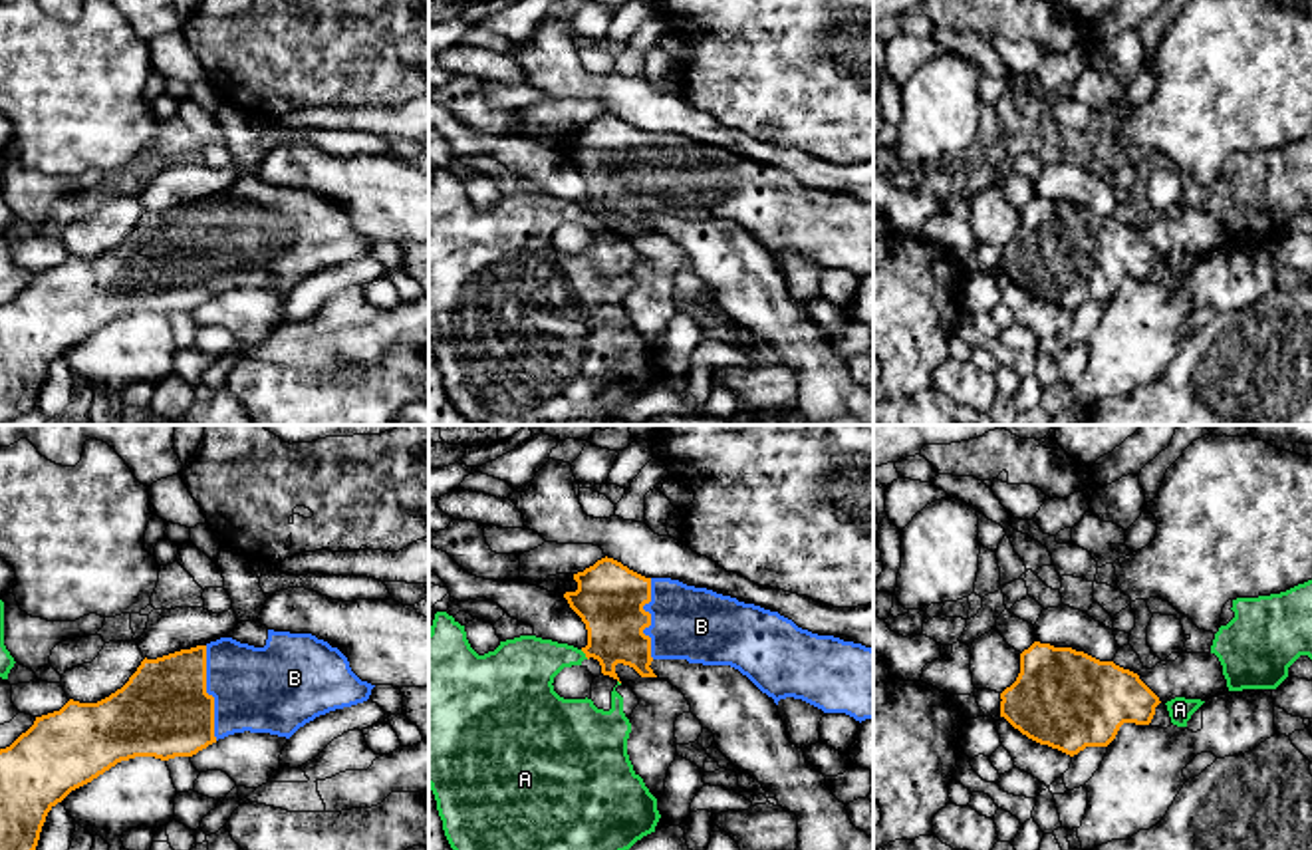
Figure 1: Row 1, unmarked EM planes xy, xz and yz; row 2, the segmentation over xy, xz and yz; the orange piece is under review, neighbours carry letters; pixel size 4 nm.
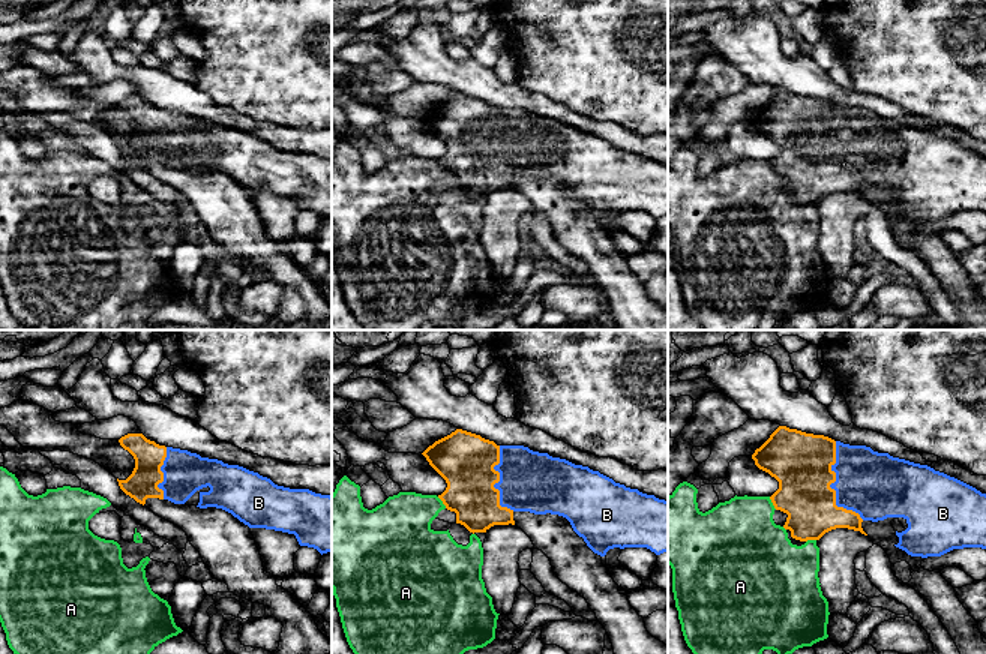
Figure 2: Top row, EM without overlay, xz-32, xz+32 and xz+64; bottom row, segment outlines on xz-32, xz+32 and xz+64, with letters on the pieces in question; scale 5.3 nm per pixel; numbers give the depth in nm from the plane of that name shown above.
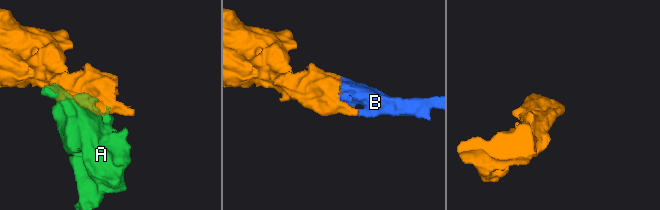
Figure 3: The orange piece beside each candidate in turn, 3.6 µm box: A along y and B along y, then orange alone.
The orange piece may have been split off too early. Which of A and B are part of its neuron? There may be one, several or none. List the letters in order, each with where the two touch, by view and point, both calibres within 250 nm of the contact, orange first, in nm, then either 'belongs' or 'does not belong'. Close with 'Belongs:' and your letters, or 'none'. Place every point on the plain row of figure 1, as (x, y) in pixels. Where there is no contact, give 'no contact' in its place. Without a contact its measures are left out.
A: xz (584, 207) | 280/260 nm | does not belong
B: xy (207, 249) | 380/360 nm | belongs
Belongs: B

